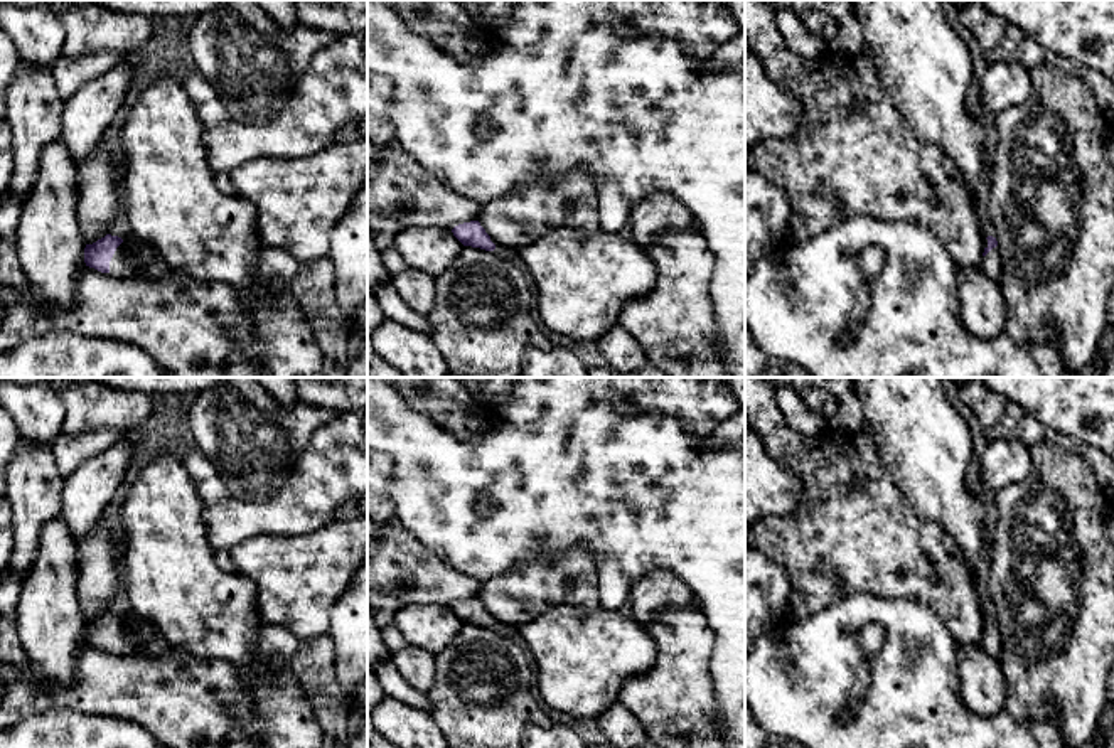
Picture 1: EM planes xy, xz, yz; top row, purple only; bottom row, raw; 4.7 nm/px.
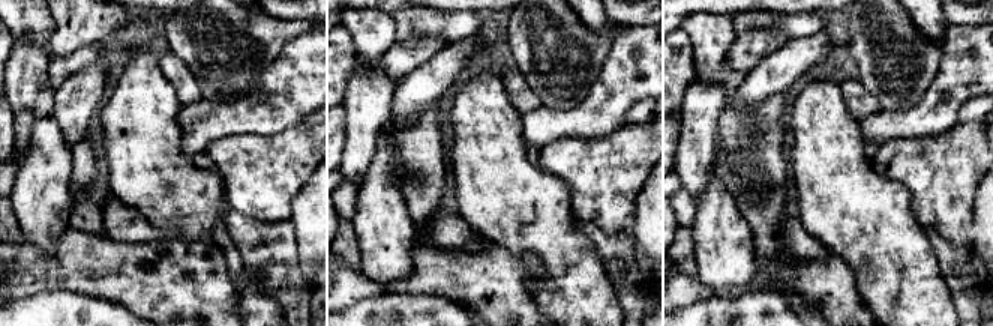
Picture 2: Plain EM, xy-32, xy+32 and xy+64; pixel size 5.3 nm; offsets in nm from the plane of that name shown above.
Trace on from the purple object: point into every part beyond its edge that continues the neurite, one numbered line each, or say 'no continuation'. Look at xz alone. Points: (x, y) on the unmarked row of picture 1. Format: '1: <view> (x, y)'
1: xz (503, 629)

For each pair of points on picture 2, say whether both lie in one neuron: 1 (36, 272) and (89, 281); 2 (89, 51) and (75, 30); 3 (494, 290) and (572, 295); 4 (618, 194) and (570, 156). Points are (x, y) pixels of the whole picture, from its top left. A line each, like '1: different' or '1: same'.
1: same
2: different
3: different
4: same

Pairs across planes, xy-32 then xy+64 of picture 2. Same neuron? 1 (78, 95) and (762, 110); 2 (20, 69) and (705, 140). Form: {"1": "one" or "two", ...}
{"1": "two", "2": "one"}

